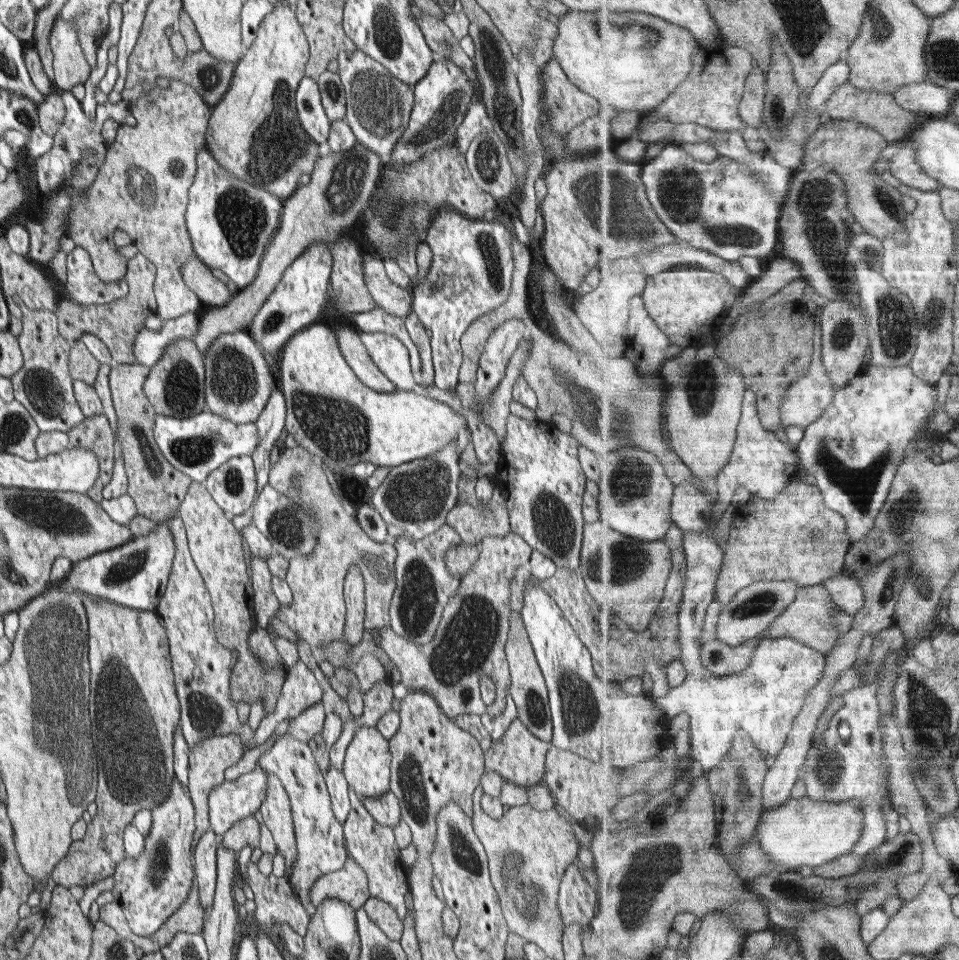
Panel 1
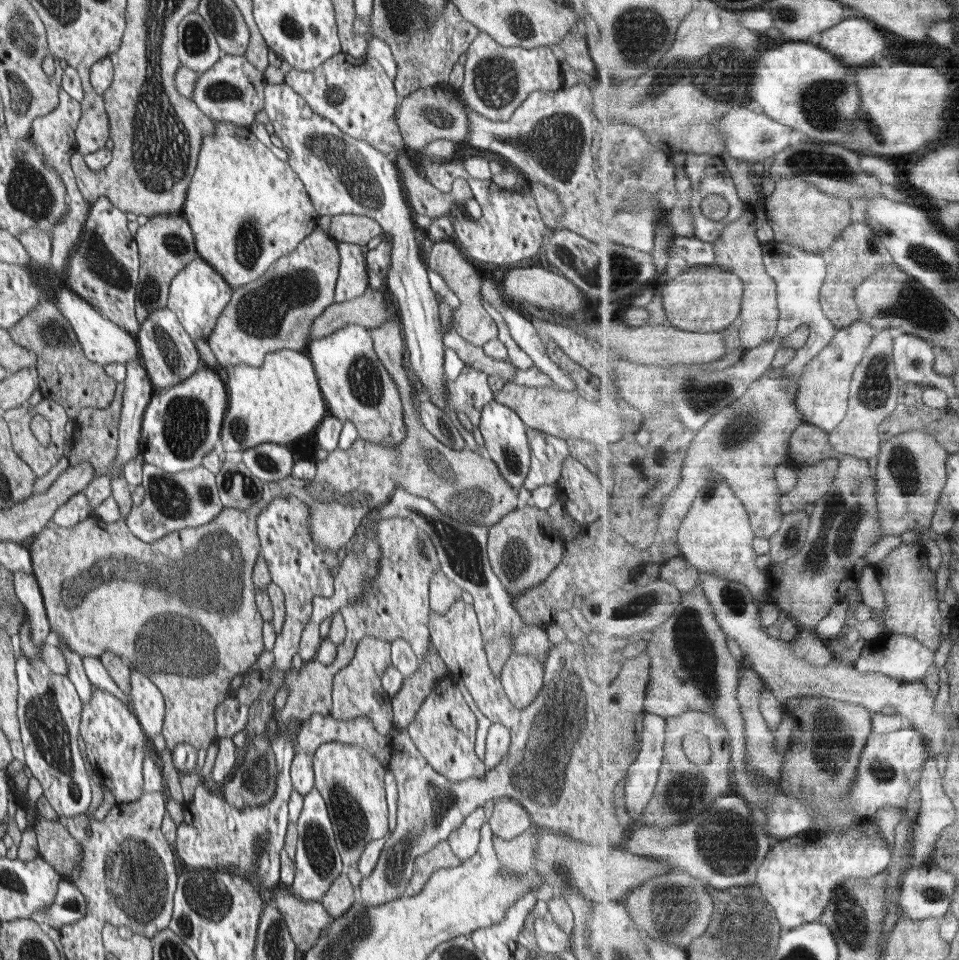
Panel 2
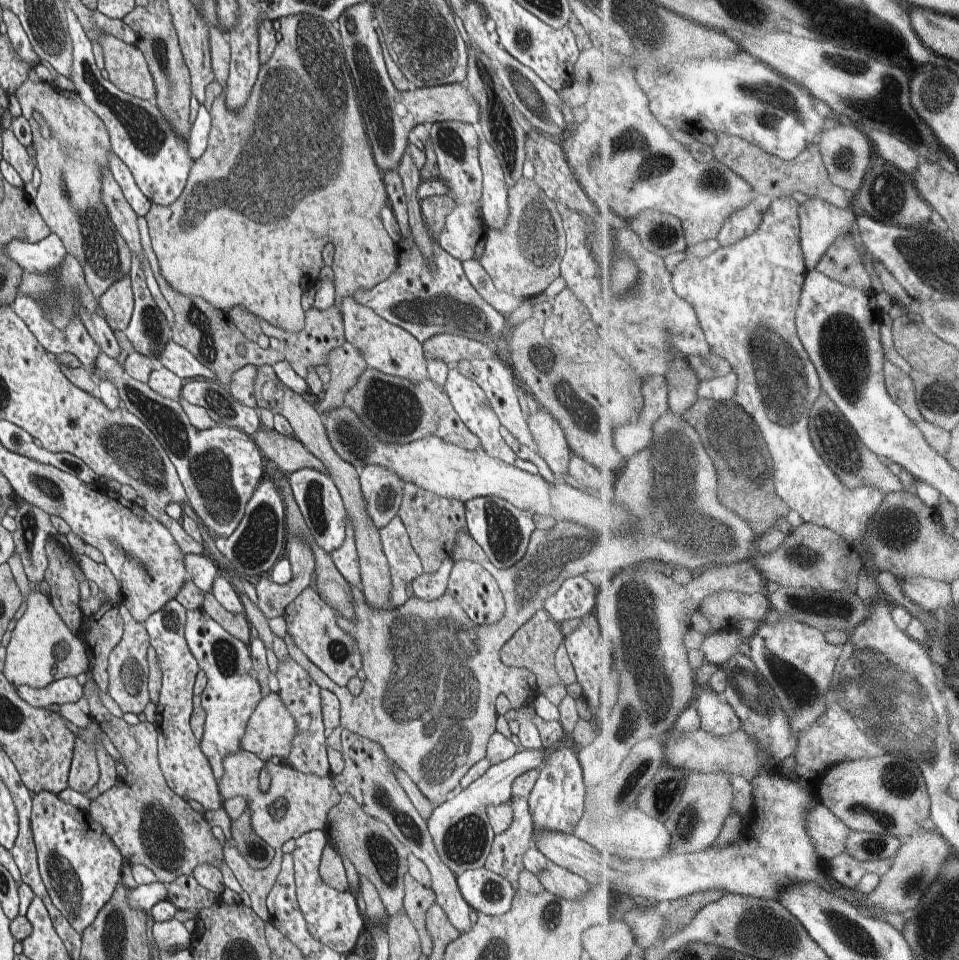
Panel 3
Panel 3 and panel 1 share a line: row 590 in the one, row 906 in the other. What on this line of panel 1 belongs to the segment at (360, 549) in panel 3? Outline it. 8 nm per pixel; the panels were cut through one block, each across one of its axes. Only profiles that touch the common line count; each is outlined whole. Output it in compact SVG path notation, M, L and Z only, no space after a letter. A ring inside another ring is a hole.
M370 897L362 908L367 912L370 920L377 924L388 939L400 942L403 933L403 920L387 902L376 897Z

